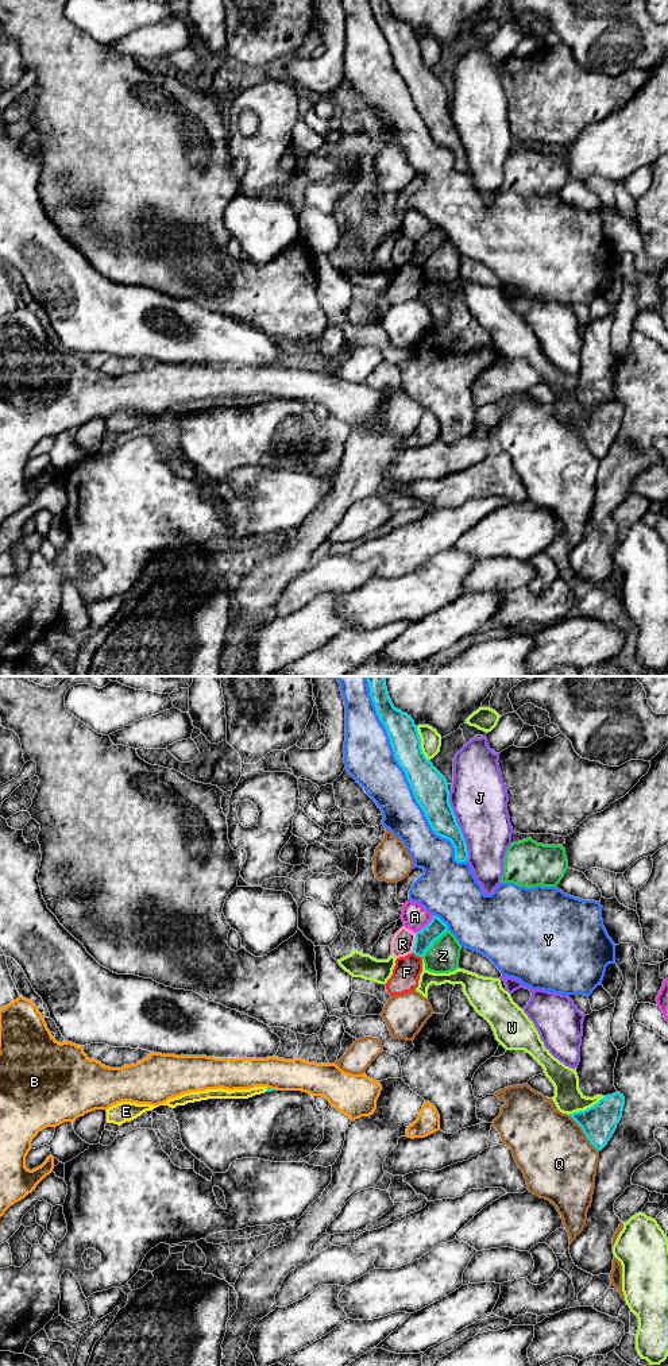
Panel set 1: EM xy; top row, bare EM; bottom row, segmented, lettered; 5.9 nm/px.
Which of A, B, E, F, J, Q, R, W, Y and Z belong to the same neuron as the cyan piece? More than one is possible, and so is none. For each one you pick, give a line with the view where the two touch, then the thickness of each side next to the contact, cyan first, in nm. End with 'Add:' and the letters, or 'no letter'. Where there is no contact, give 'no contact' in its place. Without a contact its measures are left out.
E: xy | 30/60 nm
Add: E

